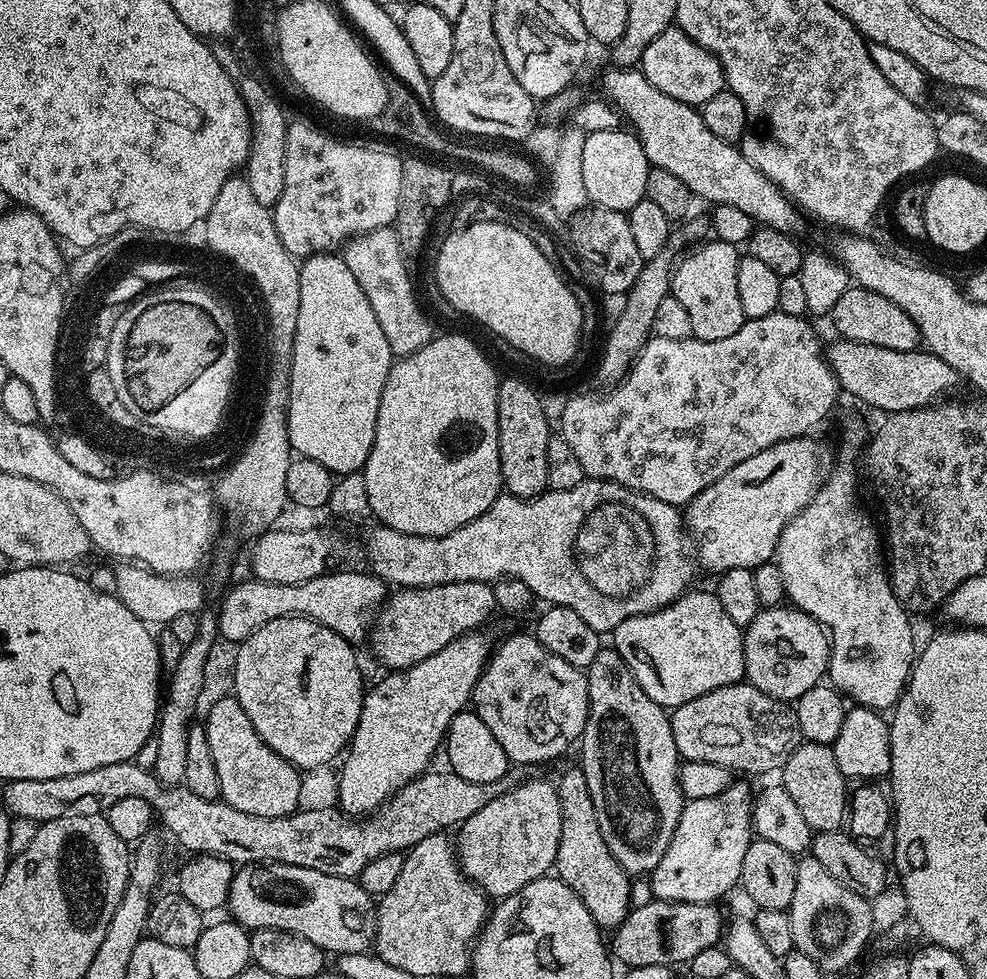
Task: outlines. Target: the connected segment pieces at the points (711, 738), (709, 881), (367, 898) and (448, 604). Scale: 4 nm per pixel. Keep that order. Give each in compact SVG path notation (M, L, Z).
M747 682L710 690L710 694L702 694L682 706L671 709L670 719L674 746L678 750L681 761L718 762L718 766L726 766L736 774L740 772L779 773L784 763L790 758L790 754L794 754L794 750L802 743L795 707L791 703L774 699Z
M733 782L726 790L722 790L722 794L714 794L714 798L687 801L678 818L678 826L674 826L674 838L670 838L670 846L666 846L666 854L662 854L662 862L658 862L658 866L650 874L651 895L657 900L669 900L670 902L716 904L732 887L735 889L740 882L746 850L752 845L754 839L752 831L753 799L753 789L748 789L740 782Z
M246 864L237 867L232 873L232 881L228 890L228 903L226 905L231 919L236 923L244 925L249 930L258 928L277 928L286 930L290 934L302 934L302 938L310 938L314 946L318 946L325 954L335 954L337 957L346 954L367 953L373 947L376 938L376 904L374 898L355 880L346 876L335 876L334 874L322 874L322 870L306 870L306 866L290 866L289 864Z
M482 580L429 588L401 588L393 591L375 614L370 629L372 652L385 664L385 669L409 668L430 658L430 654L438 654L442 646L459 636L483 629L496 611L492 584Z

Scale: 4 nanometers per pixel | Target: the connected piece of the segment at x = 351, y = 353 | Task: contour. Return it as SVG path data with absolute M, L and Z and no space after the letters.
M326 251L307 257L300 264L298 330L288 373L288 433L293 453L322 462L337 477L359 473L374 446L378 402L382 402L382 390L393 363L390 342L386 342L386 334L382 334L382 326L374 318L374 309L354 274L350 274L343 255Z

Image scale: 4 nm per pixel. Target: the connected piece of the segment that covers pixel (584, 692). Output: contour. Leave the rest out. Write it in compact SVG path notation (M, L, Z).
M535 635L512 636L495 645L472 691L471 707L486 722L486 727L498 738L502 750L506 750L509 761L516 766L544 764L556 760L568 747L575 745L584 733L588 721L590 690L587 675L581 669L570 666L558 654L550 654L546 646L537 642Z

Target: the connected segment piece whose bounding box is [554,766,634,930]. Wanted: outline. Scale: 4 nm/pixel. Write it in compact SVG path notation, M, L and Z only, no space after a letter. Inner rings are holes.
M579 766L566 769L558 779L556 793L562 806L562 838L558 838L555 875L563 884L570 886L574 894L578 894L601 929L615 930L633 907L633 881L614 854L610 854L606 838L602 838L602 826L598 826L598 813L594 810L594 798L590 798L590 786L586 786L584 769Z

